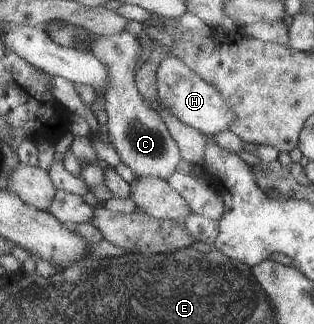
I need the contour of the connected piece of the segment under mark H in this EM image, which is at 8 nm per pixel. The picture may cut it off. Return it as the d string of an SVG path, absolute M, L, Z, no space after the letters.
M164 57L160 61L153 84L159 103L178 121L201 131L204 135L212 136L218 131L224 131L236 119L232 109L224 103L222 95L212 85L202 81L177 57Z

